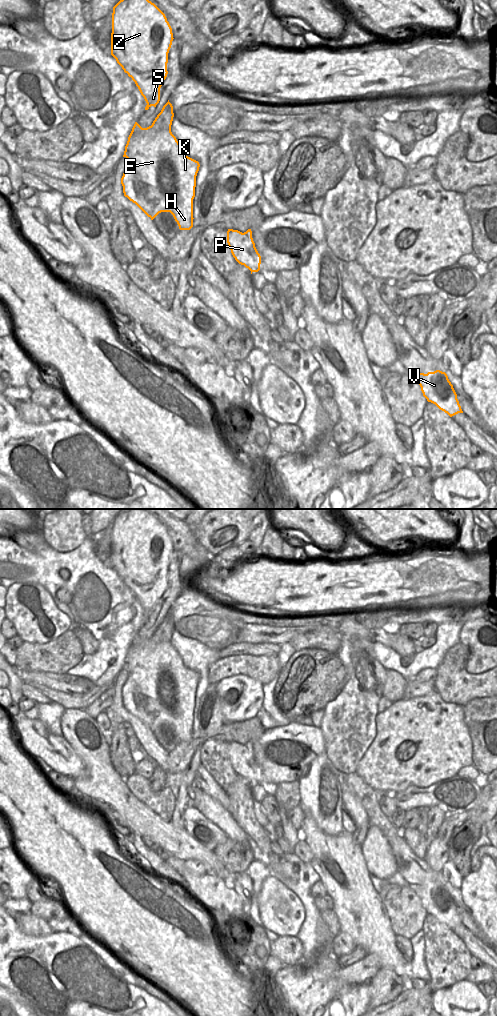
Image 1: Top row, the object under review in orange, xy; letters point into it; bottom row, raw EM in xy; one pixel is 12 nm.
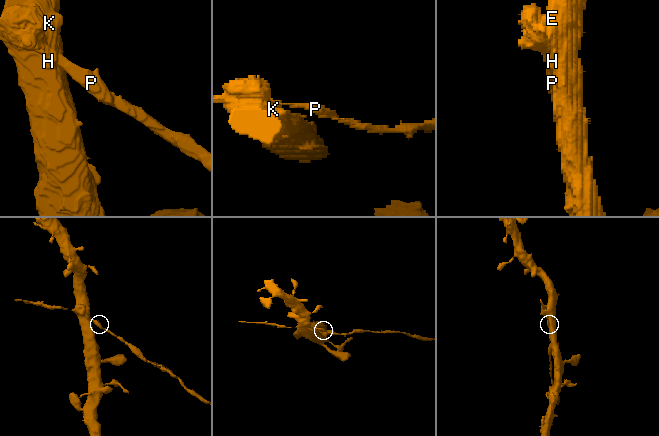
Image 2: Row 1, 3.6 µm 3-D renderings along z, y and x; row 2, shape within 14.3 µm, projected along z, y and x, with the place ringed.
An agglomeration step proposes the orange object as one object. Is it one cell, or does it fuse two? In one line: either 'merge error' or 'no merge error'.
merge error

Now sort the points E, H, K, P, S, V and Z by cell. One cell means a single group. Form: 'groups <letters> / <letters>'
groups E H K S Z / P V

